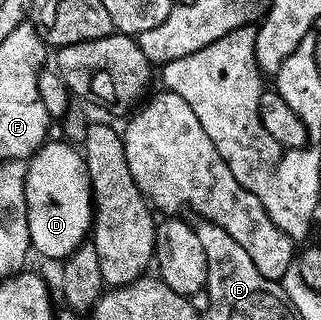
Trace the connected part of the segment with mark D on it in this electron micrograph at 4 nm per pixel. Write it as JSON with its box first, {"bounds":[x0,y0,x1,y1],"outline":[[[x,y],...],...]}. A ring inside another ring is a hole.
{"bounds":[26,138,94,262],"outline":[[[55,138],[49,139],[27,161],[26,174],[26,210],[28,211],[28,225],[32,248],[42,255],[49,256],[57,262],[63,261],[68,255],[76,251],[79,244],[85,243],[94,219],[92,207],[92,184],[88,181],[88,171],[84,165],[84,158],[79,147],[71,148]]]}

